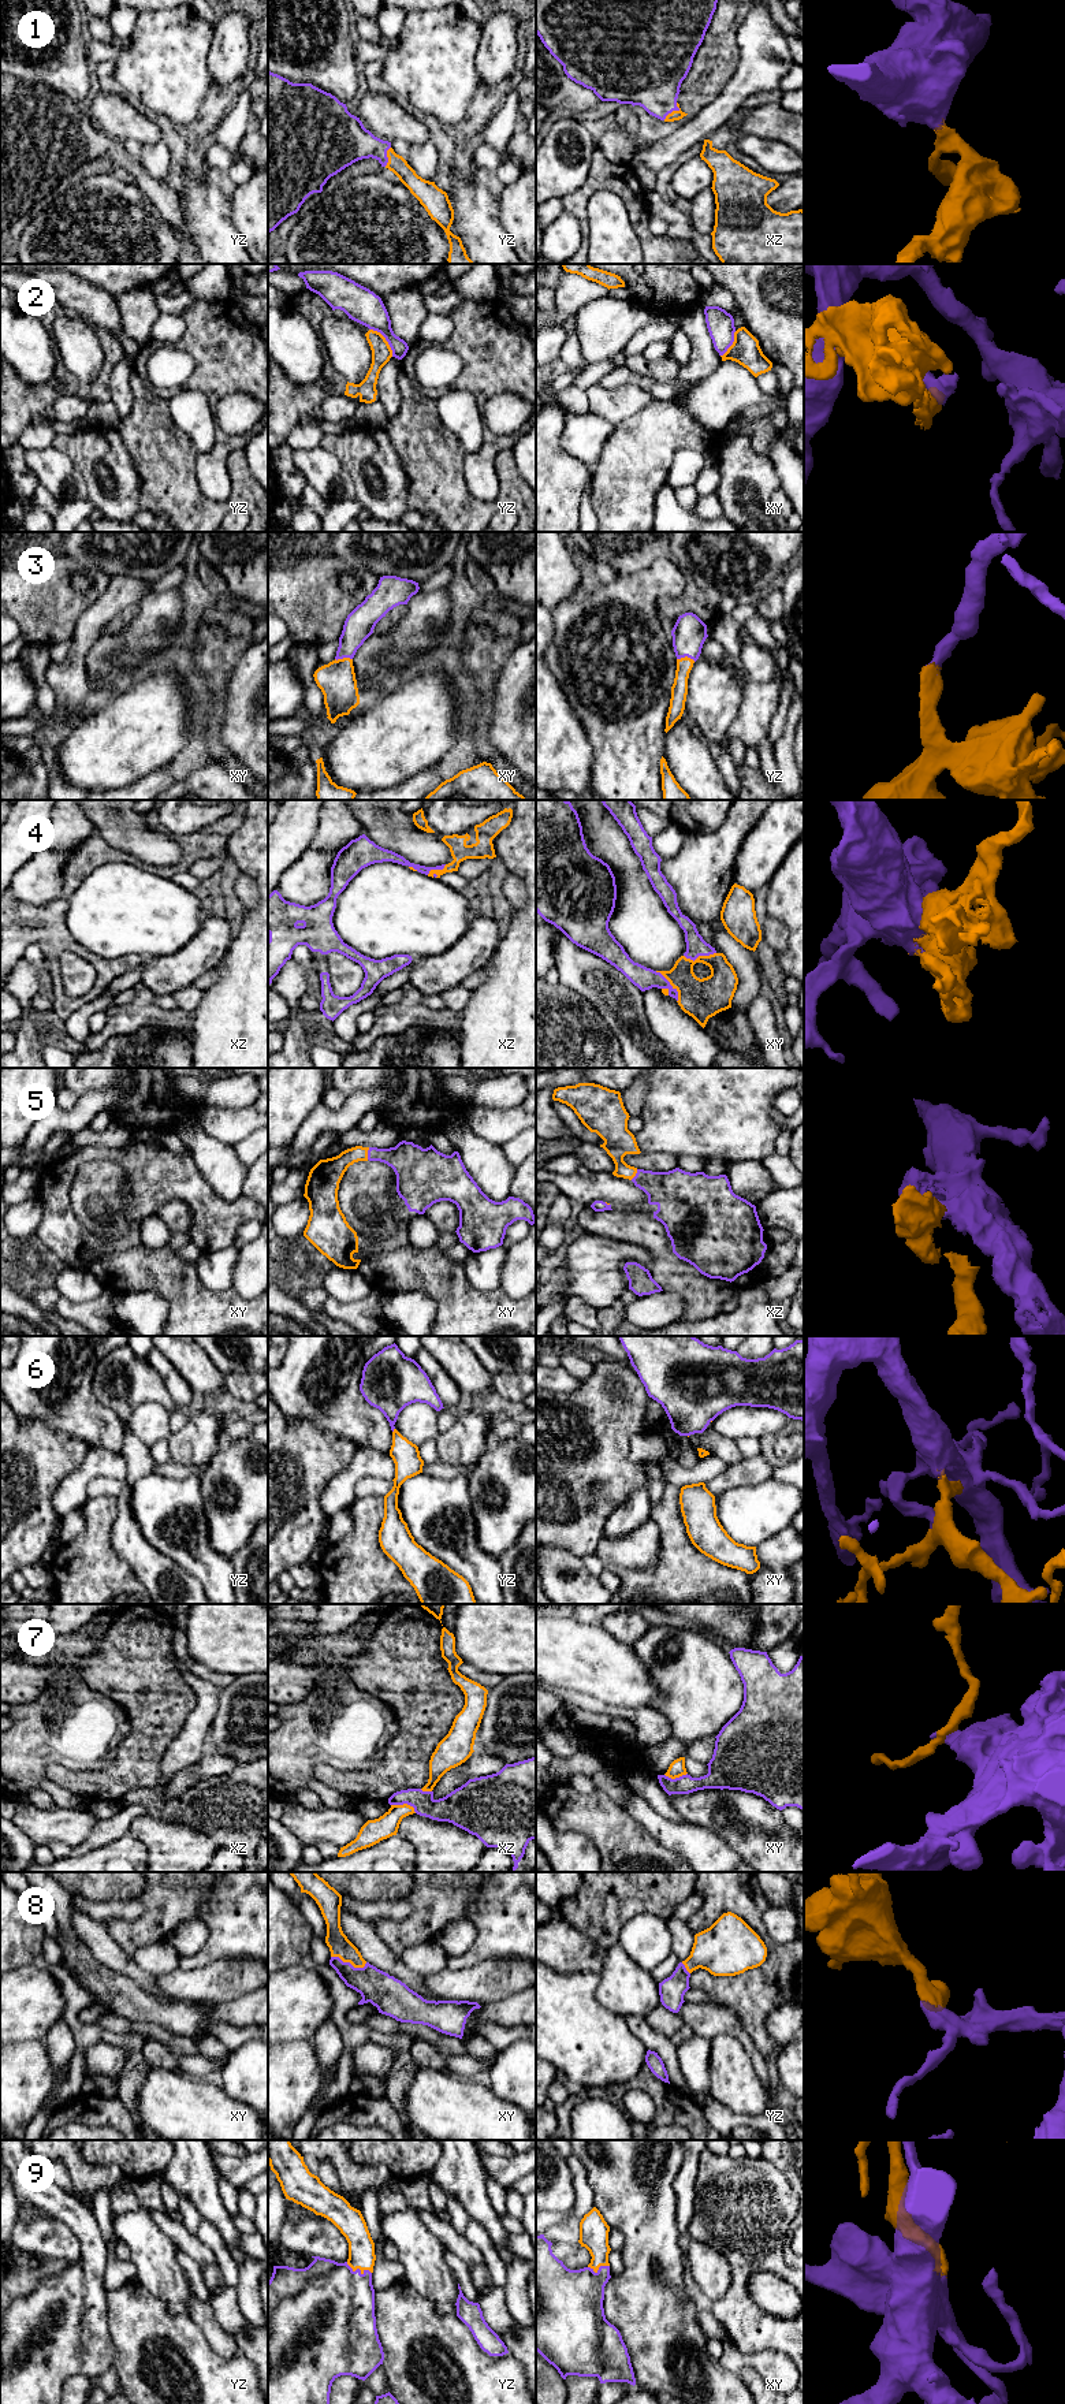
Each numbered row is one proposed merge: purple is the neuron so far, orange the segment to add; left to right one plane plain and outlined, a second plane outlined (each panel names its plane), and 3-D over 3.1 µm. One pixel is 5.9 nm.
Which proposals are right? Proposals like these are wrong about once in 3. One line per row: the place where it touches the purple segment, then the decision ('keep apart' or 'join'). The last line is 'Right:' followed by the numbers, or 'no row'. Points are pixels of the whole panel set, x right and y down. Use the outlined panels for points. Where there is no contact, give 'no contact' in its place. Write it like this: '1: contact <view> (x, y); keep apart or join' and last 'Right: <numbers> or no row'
1: contact xz (673, 110); join
2: contact yz (386, 339); keep apart
3: contact yz (686, 655); join
4: contact xy (670, 985); join
5: contact xy (368, 1153); join
6: contact yz (393, 1431); join
7: contact xz (405, 1802); keep apart
8: contact xy (349, 1962); join
9: contact yz (358, 2269); join
Right: 1, 3, 4, 5, 6, 8, 9

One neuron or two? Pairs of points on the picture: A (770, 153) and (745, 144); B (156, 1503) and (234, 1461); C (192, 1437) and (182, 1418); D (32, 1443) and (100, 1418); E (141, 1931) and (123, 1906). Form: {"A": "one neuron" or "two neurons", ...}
{"A": "one neuron", "B": "two neurons", "C": "two neurons", "D": "two neurons", "E": "two neurons"}

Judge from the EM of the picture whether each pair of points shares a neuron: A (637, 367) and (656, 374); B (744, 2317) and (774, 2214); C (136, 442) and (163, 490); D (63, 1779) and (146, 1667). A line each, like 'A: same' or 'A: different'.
A: same
B: same
C: same
D: same

